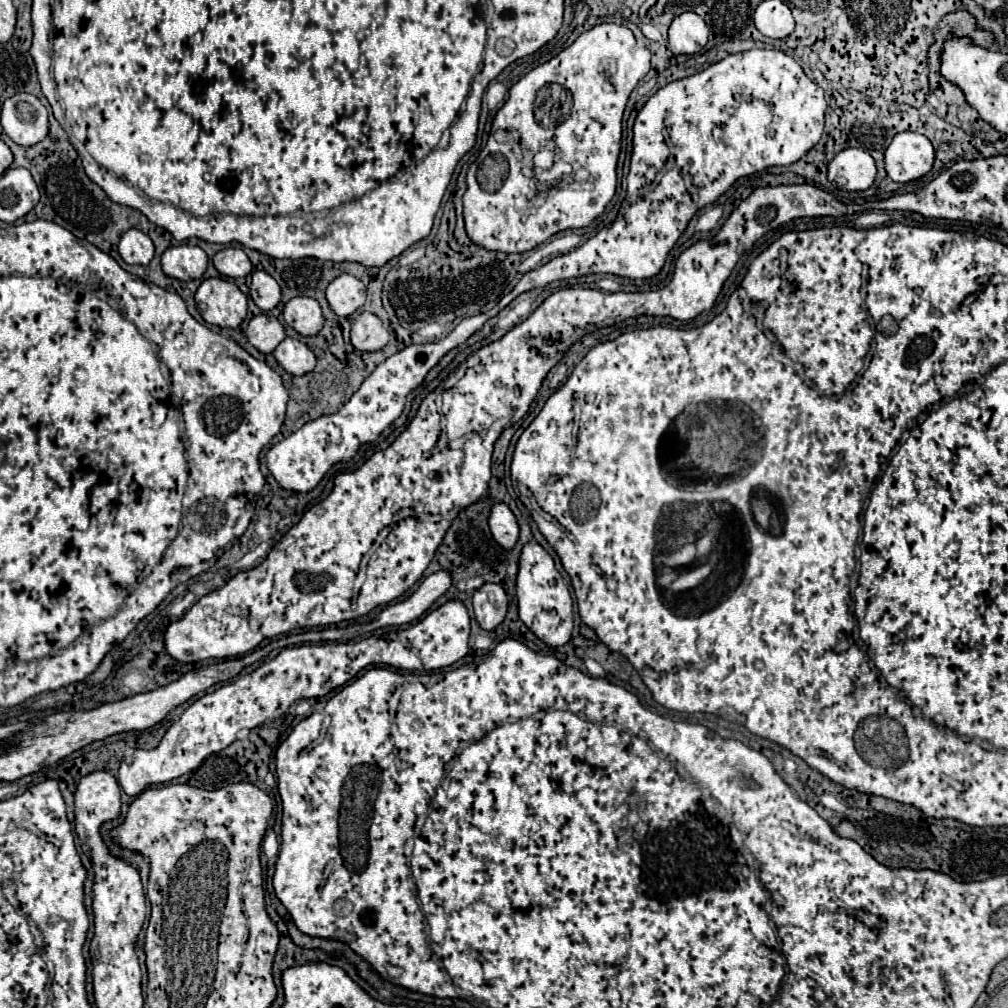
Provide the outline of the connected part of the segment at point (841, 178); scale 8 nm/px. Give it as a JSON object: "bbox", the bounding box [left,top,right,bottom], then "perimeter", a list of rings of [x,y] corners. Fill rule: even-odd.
{"bbox":[827,148,875,190],"perimeter":[[[845,148],[829,162],[827,178],[841,190],[867,190],[875,180],[875,160],[863,148]]]}

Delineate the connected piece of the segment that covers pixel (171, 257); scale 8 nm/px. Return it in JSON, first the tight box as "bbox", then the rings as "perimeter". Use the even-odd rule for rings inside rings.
{"bbox":[161,244,207,280],"perimeter":[[[179,244],[171,246],[161,256],[161,266],[167,276],[177,280],[201,278],[207,268],[207,254],[199,246]]]}

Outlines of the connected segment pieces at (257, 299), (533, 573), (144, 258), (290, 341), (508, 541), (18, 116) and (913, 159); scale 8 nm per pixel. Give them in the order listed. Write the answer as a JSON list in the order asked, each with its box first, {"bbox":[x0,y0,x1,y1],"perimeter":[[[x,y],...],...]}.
[{"bbox":[251,270,281,312],"perimeter":[[[255,270],[253,278],[251,278],[251,298],[253,302],[263,310],[269,312],[273,310],[279,300],[281,300],[281,288],[277,284],[277,280],[273,276],[269,276],[263,270]]]},{"bbox":[517,540,573,646],"perimeter":[[[535,540],[523,546],[523,552],[519,558],[517,598],[519,598],[519,618],[541,642],[549,646],[563,646],[571,640],[571,632],[573,632],[571,592],[563,576],[557,572],[551,554]]]},{"bbox":[119,228,153,264],"perimeter":[[[131,228],[121,236],[119,254],[127,264],[149,264],[153,258],[153,242],[145,232]]]},{"bbox":[273,338,315,376],"perimeter":[[[285,338],[273,354],[285,372],[293,376],[303,376],[315,368],[315,354],[307,344],[295,338]]]},{"bbox":[489,502,519,548],"perimeter":[[[501,502],[492,506],[489,516],[489,528],[493,532],[493,538],[505,548],[511,548],[517,542],[519,526],[514,514],[509,507]]]},{"bbox":[1,94,49,146],"perimeter":[[[13,94],[3,102],[1,126],[19,146],[33,146],[49,132],[47,108],[33,94]]]},{"bbox":[885,132,935,182],"perimeter":[[[899,132],[885,150],[885,170],[893,182],[911,182],[933,168],[935,150],[923,134]]]}]

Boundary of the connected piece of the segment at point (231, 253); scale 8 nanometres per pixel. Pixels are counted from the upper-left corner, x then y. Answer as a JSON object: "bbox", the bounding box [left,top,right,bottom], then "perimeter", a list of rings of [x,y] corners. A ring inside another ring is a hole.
{"bbox":[213,248,253,278],"perimeter":[[[223,248],[213,256],[213,264],[219,274],[229,278],[241,278],[247,276],[253,266],[247,258],[247,254],[241,248]]]}

